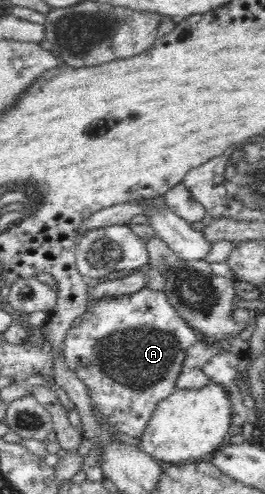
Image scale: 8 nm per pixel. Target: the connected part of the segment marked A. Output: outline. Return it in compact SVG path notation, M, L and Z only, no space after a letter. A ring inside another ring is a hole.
M142 289L133 295L89 303L86 311L76 317L70 327L70 333L64 339L60 354L66 364L86 384L91 404L99 417L109 420L109 425L119 432L132 437L142 437L156 405L177 390L176 381L182 373L182 363L186 353L197 341L198 333L190 327L176 311L176 303L162 291Z

